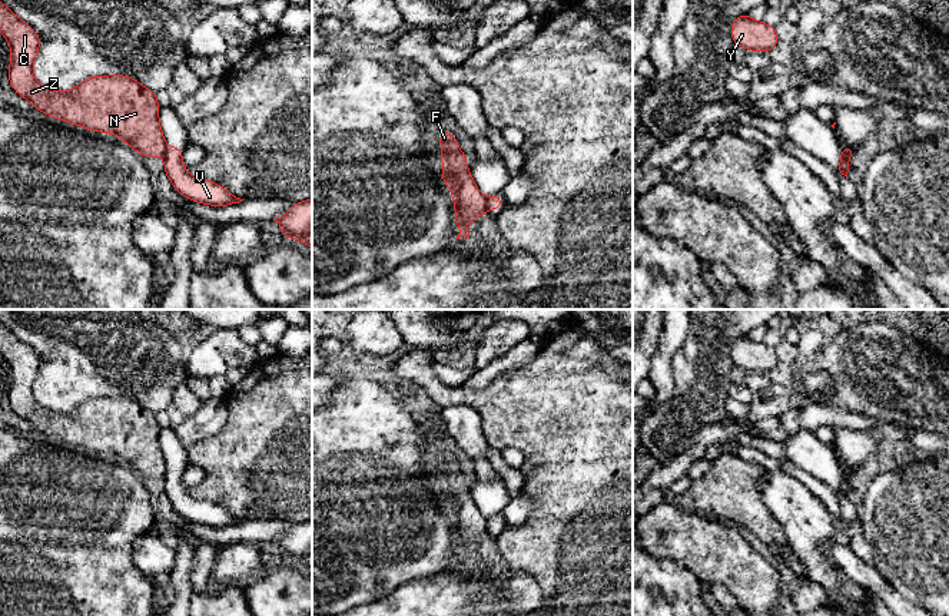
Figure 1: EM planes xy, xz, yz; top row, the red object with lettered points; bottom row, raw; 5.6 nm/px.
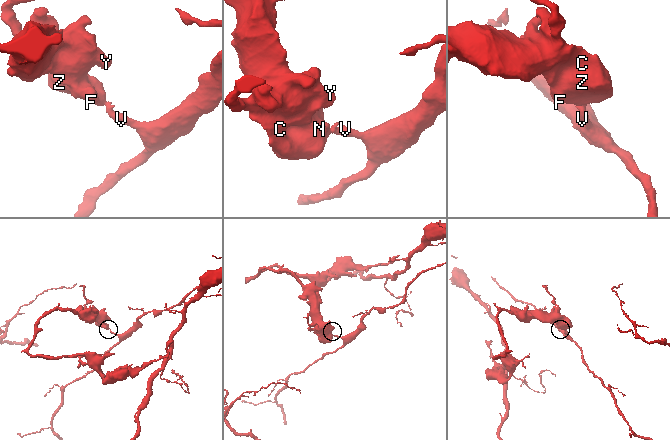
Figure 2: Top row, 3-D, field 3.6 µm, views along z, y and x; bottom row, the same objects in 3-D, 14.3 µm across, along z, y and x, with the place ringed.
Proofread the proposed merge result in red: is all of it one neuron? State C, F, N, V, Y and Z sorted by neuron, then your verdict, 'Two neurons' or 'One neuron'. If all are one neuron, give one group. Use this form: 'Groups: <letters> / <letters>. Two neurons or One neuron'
Groups: C F N Y Z / V. Two neurons

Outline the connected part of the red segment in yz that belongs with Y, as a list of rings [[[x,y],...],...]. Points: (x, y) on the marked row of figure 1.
[[[749,14],[734,19],[730,34],[734,44],[750,52],[769,53],[779,42],[776,27],[767,26],[763,20],[753,20]]]

